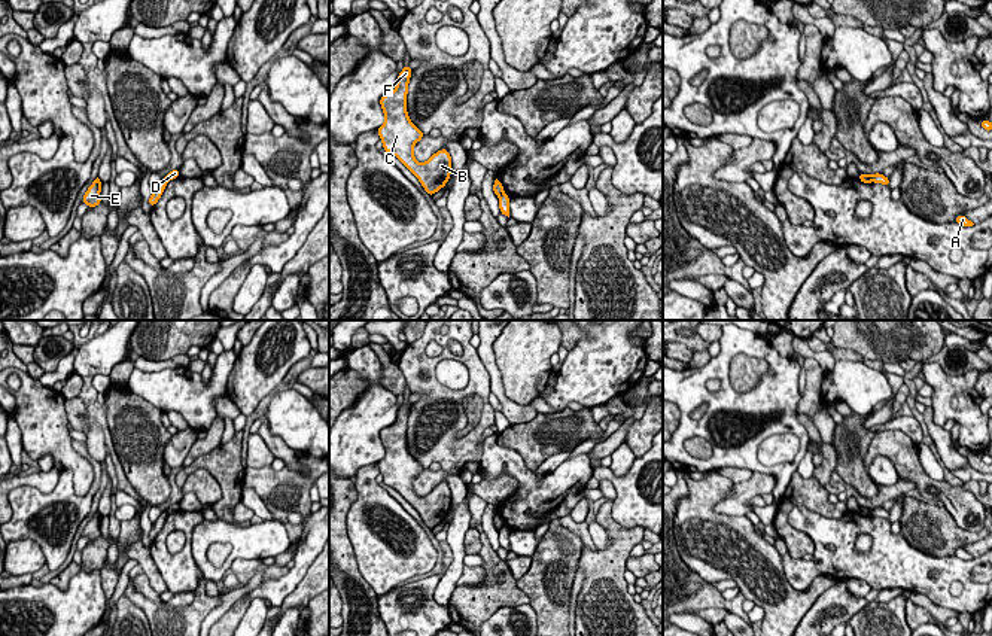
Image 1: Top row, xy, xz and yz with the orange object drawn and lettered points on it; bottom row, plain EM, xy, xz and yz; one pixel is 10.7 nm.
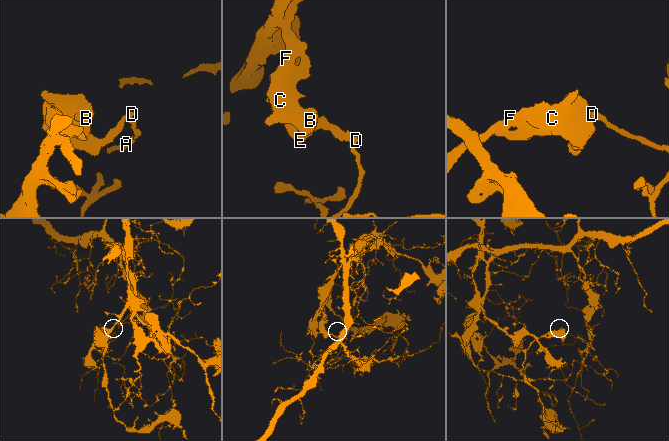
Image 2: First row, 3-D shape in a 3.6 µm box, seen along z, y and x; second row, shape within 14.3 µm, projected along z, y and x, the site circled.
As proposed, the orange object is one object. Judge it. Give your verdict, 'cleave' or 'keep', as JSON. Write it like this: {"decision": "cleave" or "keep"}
{"decision": "cleave"}

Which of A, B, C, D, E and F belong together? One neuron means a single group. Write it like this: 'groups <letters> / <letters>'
groups A D / B C E F

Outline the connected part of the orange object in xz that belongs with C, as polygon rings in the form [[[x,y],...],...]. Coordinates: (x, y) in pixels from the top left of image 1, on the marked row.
[[[404,66],[396,88],[380,98],[384,124],[377,130],[383,149],[395,155],[422,183],[429,195],[445,186],[451,174],[451,156],[447,149],[433,153],[426,162],[414,158],[414,144],[423,133],[410,121],[407,113],[407,92],[413,70]]]

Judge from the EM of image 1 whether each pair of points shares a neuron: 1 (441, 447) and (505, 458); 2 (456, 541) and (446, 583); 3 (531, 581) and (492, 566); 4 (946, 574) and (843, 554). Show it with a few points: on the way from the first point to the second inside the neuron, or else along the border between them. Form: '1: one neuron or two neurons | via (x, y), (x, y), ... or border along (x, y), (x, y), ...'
1: two neurons | border along (483, 443), (483, 456), (478, 460)
2: one neuron | via (458, 551), (458, 565), (453, 572)
3: two neurons | border along (516, 580), (516, 584), (531, 603)
4: one neuron | via (921, 565), (869, 565)

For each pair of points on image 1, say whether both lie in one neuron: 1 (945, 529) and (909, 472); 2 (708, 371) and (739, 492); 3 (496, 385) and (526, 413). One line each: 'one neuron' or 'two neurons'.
1: two neurons
2: two neurons
3: one neuron

